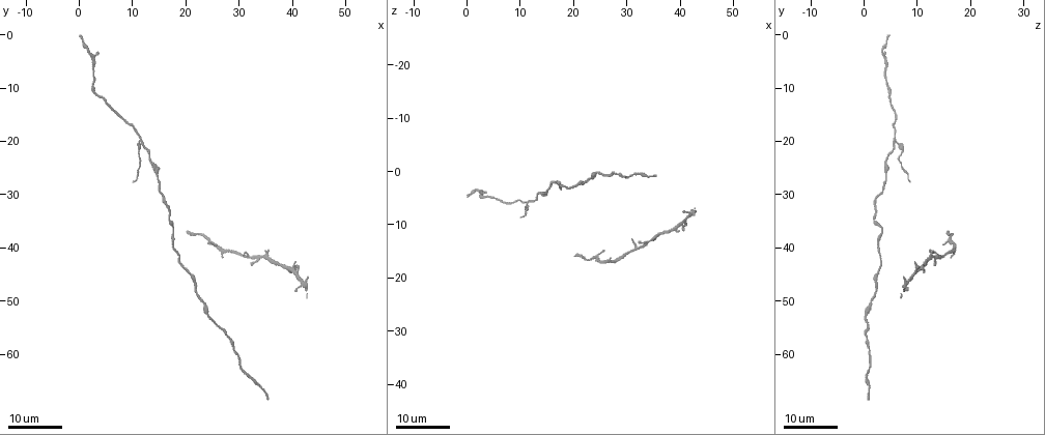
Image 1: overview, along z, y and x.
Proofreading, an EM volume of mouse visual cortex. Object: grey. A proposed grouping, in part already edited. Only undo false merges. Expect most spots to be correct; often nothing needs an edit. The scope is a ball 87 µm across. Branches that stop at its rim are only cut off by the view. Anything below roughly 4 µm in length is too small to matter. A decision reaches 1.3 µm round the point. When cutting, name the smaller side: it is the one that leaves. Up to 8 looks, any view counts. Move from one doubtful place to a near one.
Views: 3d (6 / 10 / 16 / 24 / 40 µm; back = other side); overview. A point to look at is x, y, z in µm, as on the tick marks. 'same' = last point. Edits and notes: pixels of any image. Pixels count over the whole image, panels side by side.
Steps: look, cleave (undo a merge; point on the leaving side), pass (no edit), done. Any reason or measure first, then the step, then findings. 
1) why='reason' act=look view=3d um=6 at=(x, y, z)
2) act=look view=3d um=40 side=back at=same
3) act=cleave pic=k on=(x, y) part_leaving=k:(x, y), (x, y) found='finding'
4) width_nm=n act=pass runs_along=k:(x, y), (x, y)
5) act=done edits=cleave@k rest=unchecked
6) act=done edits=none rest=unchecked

why='sudden change in width' act=look view=3d um=24 at=(14.0, 24.0, 3.5)

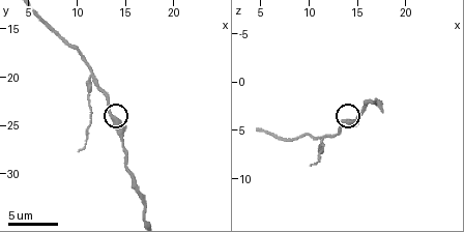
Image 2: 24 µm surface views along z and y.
act=look view=3d um=10 at=same

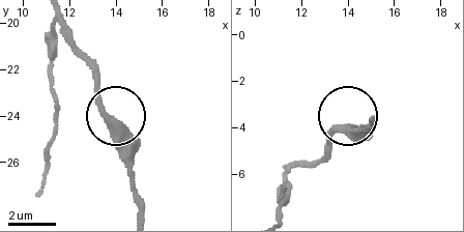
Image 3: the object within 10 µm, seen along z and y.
act=look view=3d um=6 at=(13.9, 24.3, 4.0)

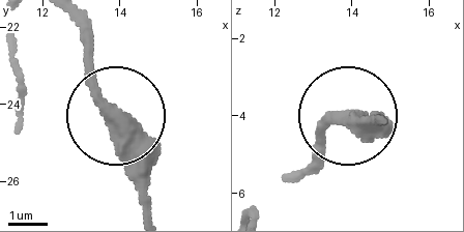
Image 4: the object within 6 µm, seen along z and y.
act=pass runs_along=4:(147, 205), (144, 146), (81, 40) found='one neuron here'

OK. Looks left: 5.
act=look view=3d um=24 at=(17.5, 37.0, 3.5)

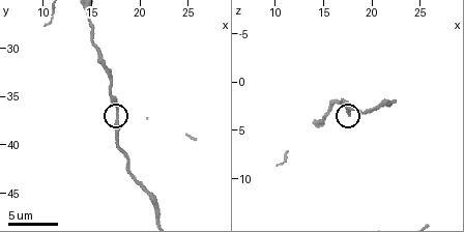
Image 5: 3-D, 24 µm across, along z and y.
act=look view=3d um=10 at=(17.6, 37.0, 3.4)

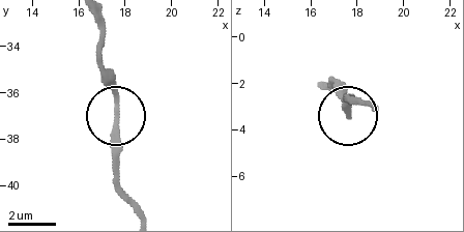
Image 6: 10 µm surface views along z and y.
act=look view=3d um=10 side=back at=(17.6, 37.2, 3.3)

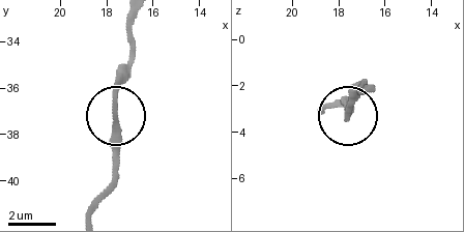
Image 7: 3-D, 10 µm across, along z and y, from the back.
act=pass found='one neuron here'

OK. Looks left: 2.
act=look view=3d um=16 at=(11.2, 20.2, 5.8)

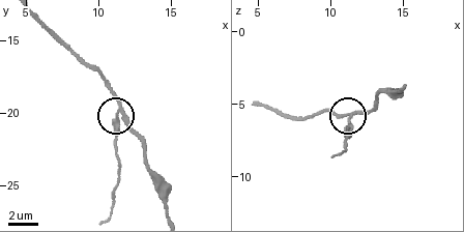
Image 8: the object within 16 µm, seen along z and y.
width_nm=210 act=cleave pic=8 on=(112, 120) part_leaving=8:(118, 106), (115, 142), (118, 179), (110, 212) found='two neurons meet here'

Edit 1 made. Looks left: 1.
act=done edits=cleave@8 rest=unchecked

